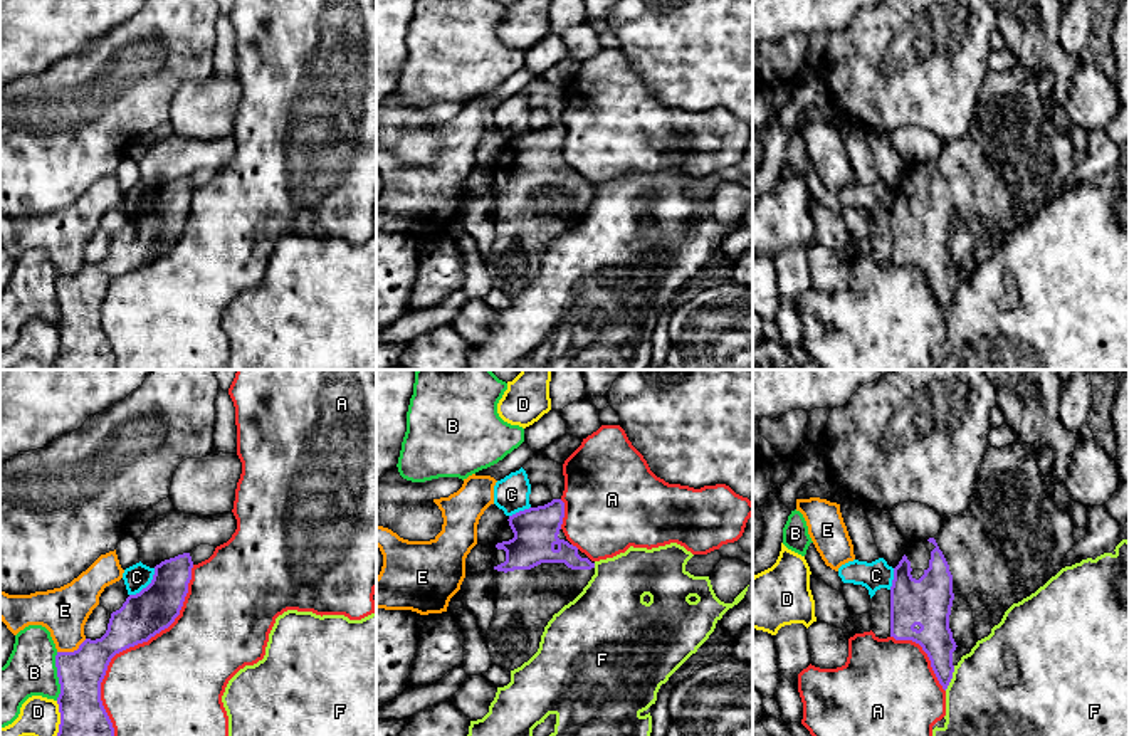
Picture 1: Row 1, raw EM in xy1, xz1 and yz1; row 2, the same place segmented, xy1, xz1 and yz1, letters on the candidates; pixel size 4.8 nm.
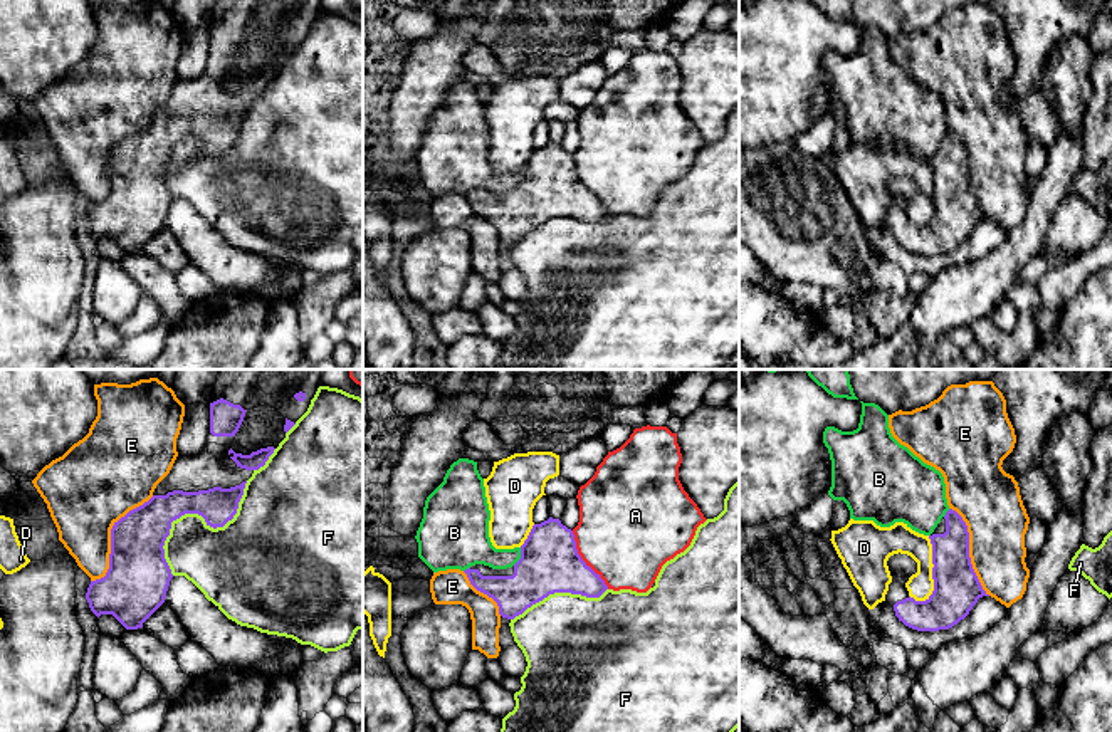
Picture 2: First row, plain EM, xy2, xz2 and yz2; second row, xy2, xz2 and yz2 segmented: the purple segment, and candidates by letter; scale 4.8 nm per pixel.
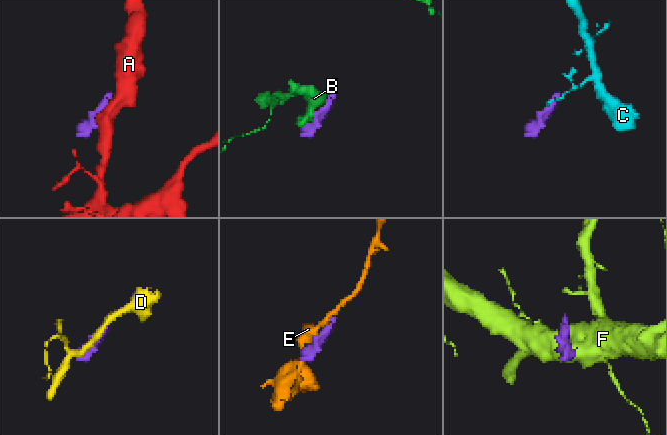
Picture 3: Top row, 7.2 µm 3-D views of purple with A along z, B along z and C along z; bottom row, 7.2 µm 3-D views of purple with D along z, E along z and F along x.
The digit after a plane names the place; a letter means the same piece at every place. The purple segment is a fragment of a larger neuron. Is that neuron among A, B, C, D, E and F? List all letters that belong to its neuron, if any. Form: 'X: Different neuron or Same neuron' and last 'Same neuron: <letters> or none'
A: Different neuron
B: Different neuron
C: Different neuron
D: Different neuron
E: Different neuron
F: Different neuron
Same neuron: none

